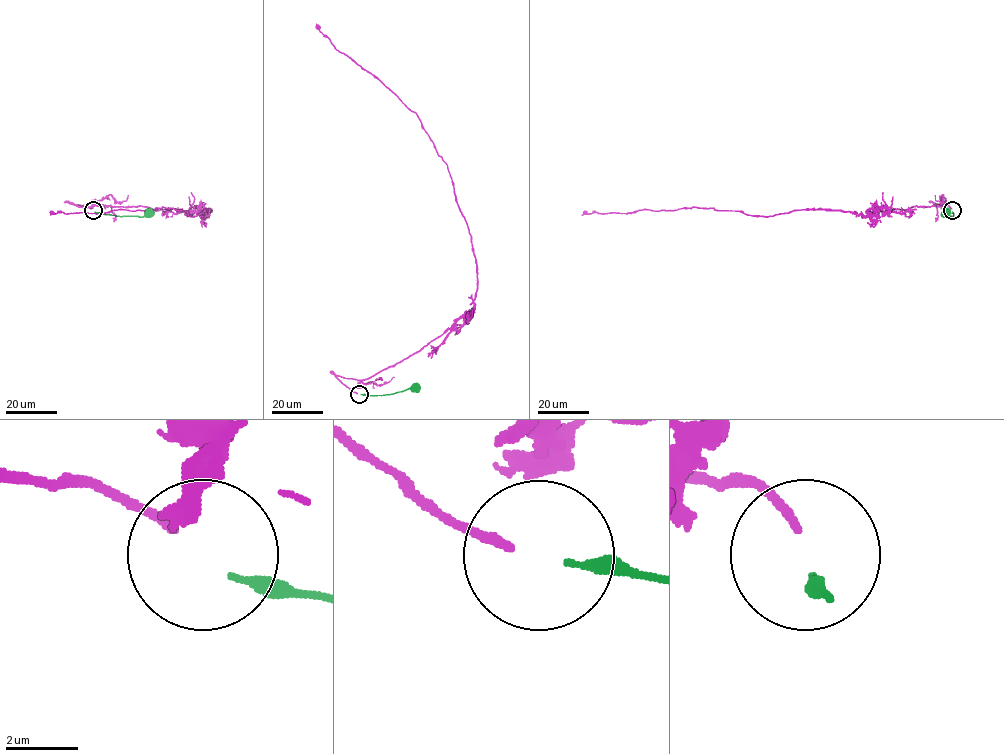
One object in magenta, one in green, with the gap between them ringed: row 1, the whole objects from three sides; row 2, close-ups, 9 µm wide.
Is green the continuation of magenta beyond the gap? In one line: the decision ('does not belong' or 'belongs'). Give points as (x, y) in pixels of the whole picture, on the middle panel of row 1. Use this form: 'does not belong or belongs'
does not belong

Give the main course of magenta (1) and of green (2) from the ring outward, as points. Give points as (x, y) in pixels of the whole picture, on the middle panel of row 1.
1: (357, 393), (337, 376), (368, 379), (442, 335), (474, 307), (477, 268), (448, 166), (418, 116), (316, 24)
2: (361, 394), (390, 394), (415, 387)

